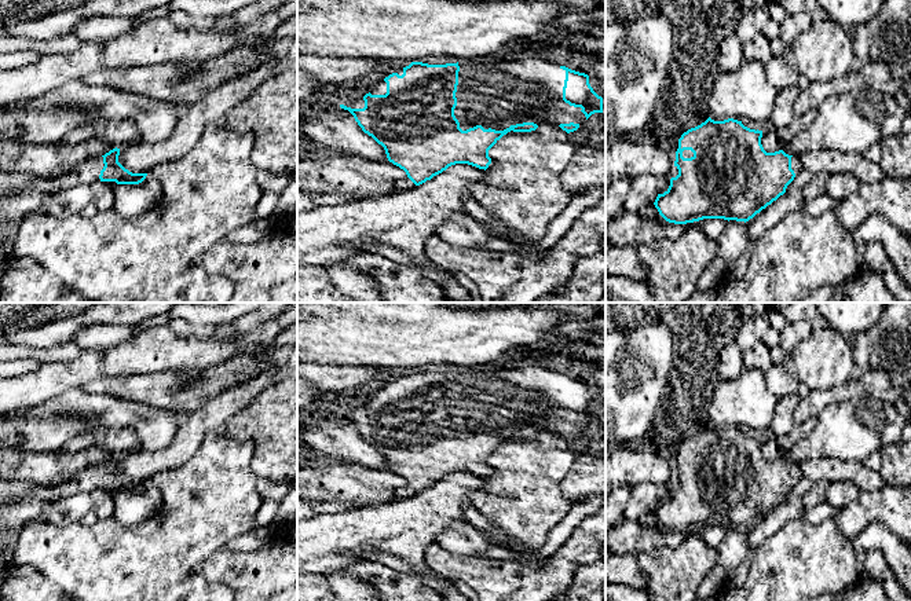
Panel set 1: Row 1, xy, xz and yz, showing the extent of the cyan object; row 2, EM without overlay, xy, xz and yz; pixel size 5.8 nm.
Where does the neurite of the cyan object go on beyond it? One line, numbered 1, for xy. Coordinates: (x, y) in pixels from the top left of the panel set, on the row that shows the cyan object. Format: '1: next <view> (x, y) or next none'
1: next xy (86, 175)

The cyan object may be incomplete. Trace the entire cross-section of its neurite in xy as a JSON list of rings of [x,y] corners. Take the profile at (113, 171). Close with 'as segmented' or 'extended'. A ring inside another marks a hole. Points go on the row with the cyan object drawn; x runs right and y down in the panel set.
[[[113,149],[102,157],[83,164],[76,171],[59,177],[45,177],[29,183],[18,190],[10,190],[4,194],[32,194],[37,191],[58,195],[77,186],[92,186],[95,182],[116,182],[117,184],[139,184],[147,173],[132,173],[118,162],[120,149]]]; extended

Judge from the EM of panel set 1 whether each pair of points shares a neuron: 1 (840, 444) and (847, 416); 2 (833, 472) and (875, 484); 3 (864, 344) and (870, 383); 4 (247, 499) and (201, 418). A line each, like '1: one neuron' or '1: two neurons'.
1: one neuron
2: one neuron
3: two neurons
4: two neurons

